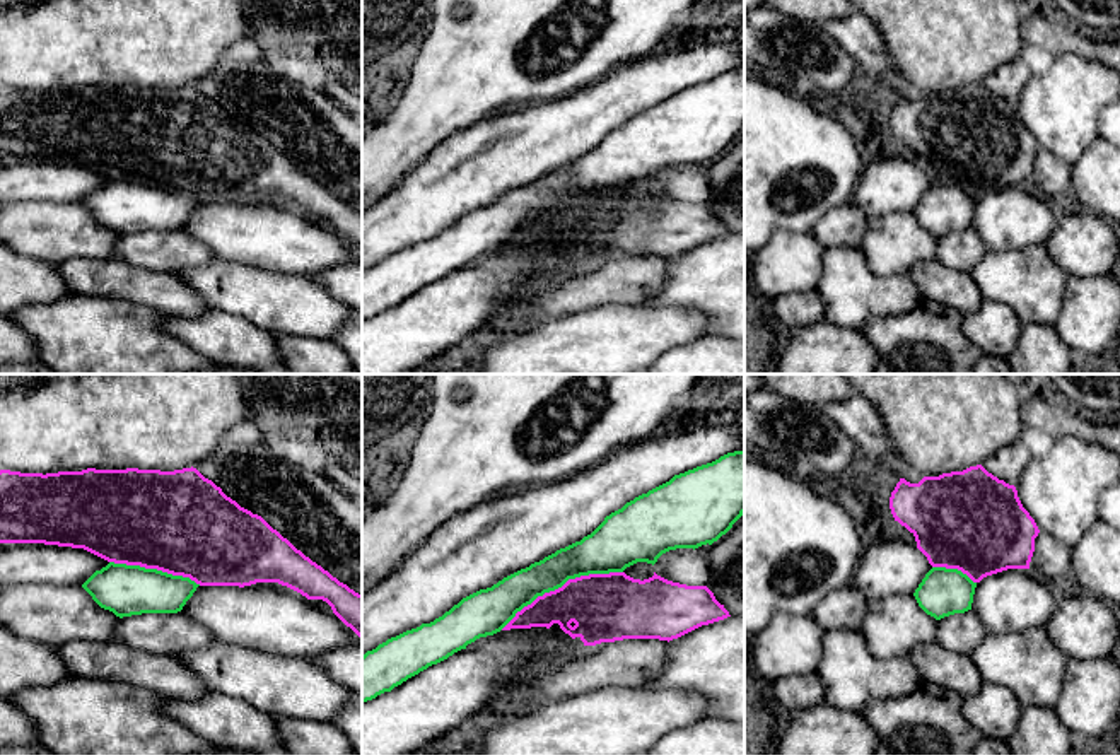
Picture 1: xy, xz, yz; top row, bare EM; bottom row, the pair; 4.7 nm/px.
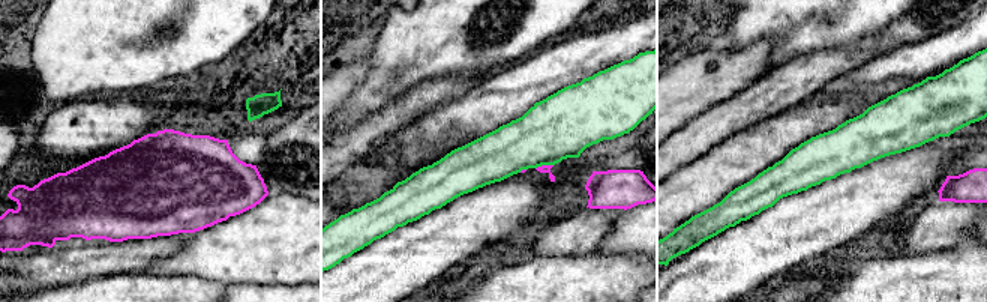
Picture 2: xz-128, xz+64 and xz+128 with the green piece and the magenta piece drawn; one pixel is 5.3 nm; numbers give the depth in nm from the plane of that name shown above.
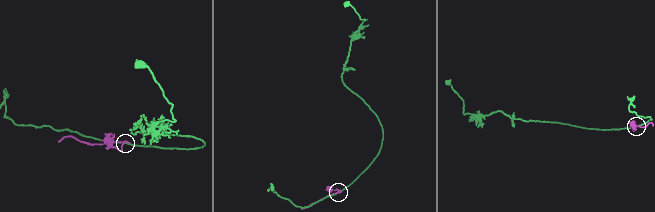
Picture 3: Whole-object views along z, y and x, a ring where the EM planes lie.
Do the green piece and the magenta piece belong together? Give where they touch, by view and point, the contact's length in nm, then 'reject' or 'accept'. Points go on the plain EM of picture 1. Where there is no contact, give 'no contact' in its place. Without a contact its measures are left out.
xz (560, 204) | 650 nm | reject

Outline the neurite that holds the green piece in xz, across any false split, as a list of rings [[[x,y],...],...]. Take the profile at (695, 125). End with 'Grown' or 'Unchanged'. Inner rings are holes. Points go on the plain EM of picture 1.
[[[744,67],[734,68],[720,73],[719,77],[688,87],[685,91],[674,92],[669,99],[649,108],[627,120],[621,126],[611,130],[604,138],[580,159],[575,159],[555,171],[545,174],[540,179],[521,186],[492,205],[480,207],[458,222],[454,222],[442,234],[430,241],[422,241],[417,246],[406,248],[396,255],[388,256],[376,266],[367,268],[362,273],[362,321],[376,316],[384,309],[391,309],[394,304],[401,302],[408,296],[418,292],[432,282],[437,282],[454,270],[466,266],[468,261],[480,255],[493,253],[500,249],[517,229],[531,222],[538,214],[562,205],[569,196],[575,196],[589,191],[610,191],[623,190],[627,184],[637,179],[656,181],[657,176],[676,166],[698,166],[702,162],[712,162],[722,152],[726,152],[732,142],[744,132]]]. Unchanged

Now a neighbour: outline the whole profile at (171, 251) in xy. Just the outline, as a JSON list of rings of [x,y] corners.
[[[142,231],[123,234],[113,258],[154,272],[171,272],[215,260],[207,246],[183,231]]]

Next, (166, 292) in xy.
[[[72,258],[58,263],[58,273],[73,294],[125,299],[167,318],[191,318],[210,309],[178,273],[133,266],[118,258]]]

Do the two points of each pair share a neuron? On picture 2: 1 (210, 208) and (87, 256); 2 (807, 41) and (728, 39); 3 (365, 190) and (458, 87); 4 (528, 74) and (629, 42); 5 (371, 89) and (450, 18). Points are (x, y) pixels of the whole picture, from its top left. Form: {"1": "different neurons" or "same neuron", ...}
{"1": "same neuron", "2": "same neuron", "3": "different neurons", "4": "same neuron", "5": "same neuron"}

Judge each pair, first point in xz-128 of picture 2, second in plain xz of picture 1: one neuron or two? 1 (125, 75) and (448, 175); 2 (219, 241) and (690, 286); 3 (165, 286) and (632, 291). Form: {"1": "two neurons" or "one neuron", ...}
{"1": "two neurons", "2": "one neuron", "3": "two neurons"}

